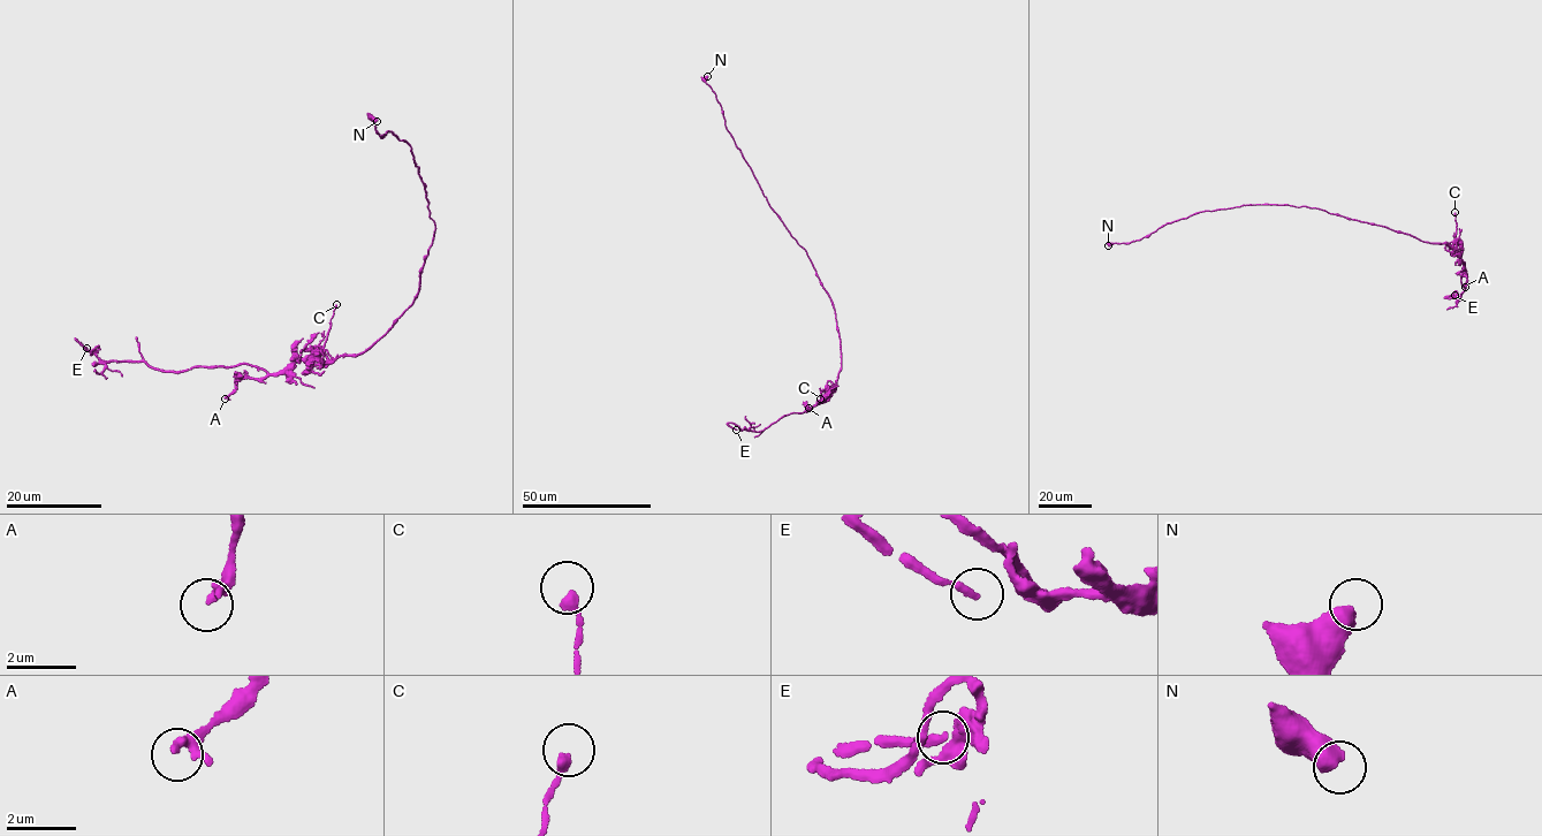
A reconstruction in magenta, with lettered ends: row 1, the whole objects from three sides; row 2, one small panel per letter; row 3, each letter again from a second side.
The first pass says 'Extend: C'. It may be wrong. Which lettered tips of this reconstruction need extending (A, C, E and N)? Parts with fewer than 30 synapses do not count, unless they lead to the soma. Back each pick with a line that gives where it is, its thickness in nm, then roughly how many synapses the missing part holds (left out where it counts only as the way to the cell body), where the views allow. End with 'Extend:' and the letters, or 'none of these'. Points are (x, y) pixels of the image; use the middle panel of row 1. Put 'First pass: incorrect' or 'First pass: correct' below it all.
E: place (736, 430); calibre 130 nm
Extend: E
First pass: incorrect

